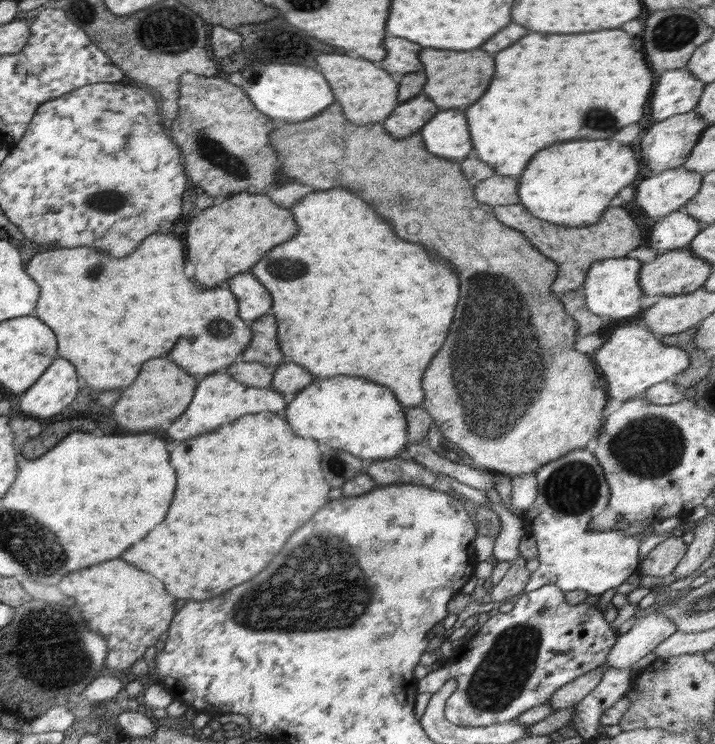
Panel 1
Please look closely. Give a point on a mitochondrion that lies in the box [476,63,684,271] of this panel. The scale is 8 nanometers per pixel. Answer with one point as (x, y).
(597, 118)

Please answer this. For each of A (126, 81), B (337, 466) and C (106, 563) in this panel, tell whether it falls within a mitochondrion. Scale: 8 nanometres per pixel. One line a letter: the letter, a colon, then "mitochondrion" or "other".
A: other
B: mitochondrion
C: other

